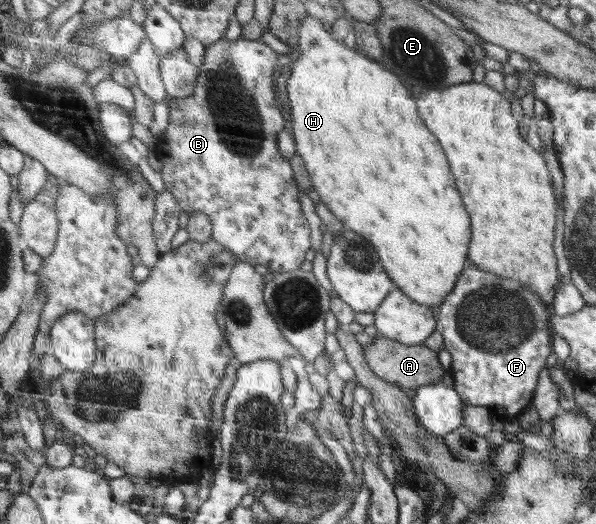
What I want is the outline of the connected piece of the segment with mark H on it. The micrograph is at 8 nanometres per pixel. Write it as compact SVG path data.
M306 17L299 23L296 48L300 56L295 63L288 65L291 75L286 76L286 86L284 86L283 91L287 92L284 95L285 105L291 114L292 123L291 127L289 126L289 131L293 132L297 155L305 163L307 172L310 174L312 186L319 193L322 203L328 206L329 210L341 220L345 227L349 227L353 232L358 232L372 242L374 248L380 253L385 272L397 284L397 289L408 294L419 304L428 307L439 306L444 302L446 296L454 290L463 268L465 268L467 248L469 248L469 240L471 240L469 216L467 216L467 212L465 212L465 208L461 204L461 196L457 192L455 178L453 178L453 174L449 170L449 164L447 164L447 158L443 154L443 148L439 146L437 138L429 132L421 116L417 114L415 100L411 96L407 98L408 87L403 84L400 77L385 67L381 68L371 58L367 58L363 54L357 54L355 50L345 47L343 43L339 43L335 38L329 36L325 26L316 17Z

